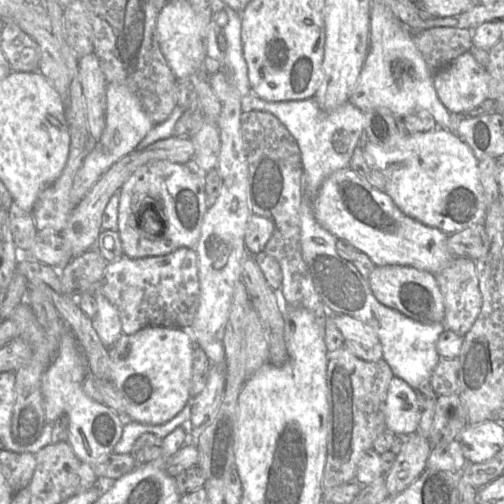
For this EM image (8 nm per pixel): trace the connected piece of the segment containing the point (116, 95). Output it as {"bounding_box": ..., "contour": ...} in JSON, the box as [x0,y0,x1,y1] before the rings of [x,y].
{"bounding_box":[70,83,154,205],"contour":[[[108,83],[106,100],[106,124],[95,148],[84,159],[74,177],[70,192],[71,202],[77,205],[90,191],[99,178],[119,159],[136,150],[139,143],[154,126],[142,108],[138,97],[127,87]]]}

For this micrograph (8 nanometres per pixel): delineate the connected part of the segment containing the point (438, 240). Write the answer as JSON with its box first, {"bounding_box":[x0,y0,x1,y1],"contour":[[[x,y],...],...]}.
{"bounding_box":[312,167,454,274],"contour":[[[349,167],[336,170],[323,181],[313,198],[312,208],[315,219],[324,229],[365,253],[376,266],[404,265],[437,274],[454,259],[447,246],[447,234],[405,215],[389,195],[373,187]]]}

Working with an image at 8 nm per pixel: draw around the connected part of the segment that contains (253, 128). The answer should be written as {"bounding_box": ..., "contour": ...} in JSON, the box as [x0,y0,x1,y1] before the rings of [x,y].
{"bounding_box":[240,110,329,327],"contour":[[[251,110],[240,117],[241,136],[248,164],[248,203],[252,214],[269,219],[274,230],[264,251],[280,265],[282,296],[289,308],[305,308],[325,327],[329,312],[313,285],[300,248],[300,208],[302,204],[302,163],[298,144],[273,114]]]}

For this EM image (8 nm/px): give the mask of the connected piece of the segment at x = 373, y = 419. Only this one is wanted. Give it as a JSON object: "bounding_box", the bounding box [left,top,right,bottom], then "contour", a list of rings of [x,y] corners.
{"bounding_box":[322,346,394,496],"contour":[[[343,346],[329,354],[327,401],[329,430],[322,496],[334,487],[355,481],[360,459],[386,429],[385,408],[389,384],[394,377],[389,364],[380,359],[365,361]]]}

